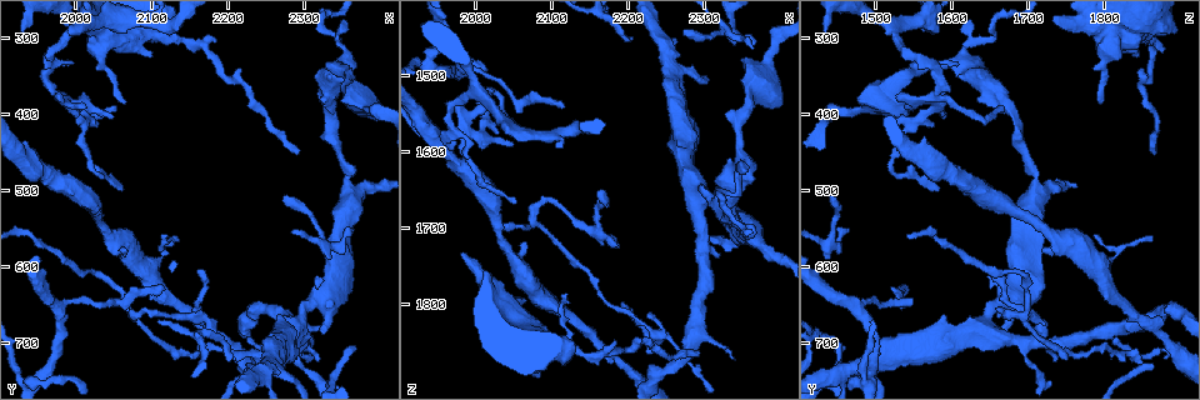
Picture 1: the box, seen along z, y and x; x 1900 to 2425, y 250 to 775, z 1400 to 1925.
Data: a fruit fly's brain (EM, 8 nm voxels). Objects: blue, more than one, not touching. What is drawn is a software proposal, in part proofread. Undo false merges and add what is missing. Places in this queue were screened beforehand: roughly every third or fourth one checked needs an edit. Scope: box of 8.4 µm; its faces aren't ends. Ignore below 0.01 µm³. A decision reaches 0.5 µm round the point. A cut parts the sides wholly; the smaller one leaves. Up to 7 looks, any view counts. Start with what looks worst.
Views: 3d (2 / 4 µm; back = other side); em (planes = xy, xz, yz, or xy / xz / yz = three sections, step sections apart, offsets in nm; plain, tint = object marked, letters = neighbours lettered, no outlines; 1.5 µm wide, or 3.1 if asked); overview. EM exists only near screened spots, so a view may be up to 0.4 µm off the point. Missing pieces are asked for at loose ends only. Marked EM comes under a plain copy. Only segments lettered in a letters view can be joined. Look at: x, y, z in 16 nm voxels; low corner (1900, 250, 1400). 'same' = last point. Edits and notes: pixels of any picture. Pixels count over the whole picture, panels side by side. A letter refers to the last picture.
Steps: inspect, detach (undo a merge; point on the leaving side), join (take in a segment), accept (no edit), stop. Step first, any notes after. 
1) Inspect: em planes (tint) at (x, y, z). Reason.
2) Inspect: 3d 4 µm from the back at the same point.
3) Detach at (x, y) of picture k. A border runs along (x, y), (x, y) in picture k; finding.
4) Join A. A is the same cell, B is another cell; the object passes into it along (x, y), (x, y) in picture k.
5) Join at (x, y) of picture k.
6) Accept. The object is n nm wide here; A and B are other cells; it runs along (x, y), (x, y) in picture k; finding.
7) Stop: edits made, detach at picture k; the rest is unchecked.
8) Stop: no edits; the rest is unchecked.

Inspect: 3d 4 µm at (2065, 390, 1795). Branch stops here.

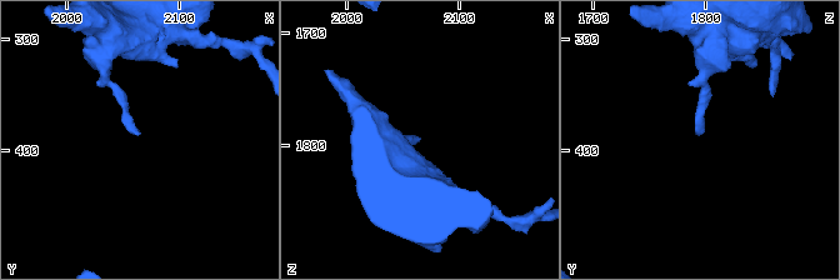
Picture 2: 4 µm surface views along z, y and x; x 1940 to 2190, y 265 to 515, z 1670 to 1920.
Inspect: em planes (letters) at (2064, 386, 1794).

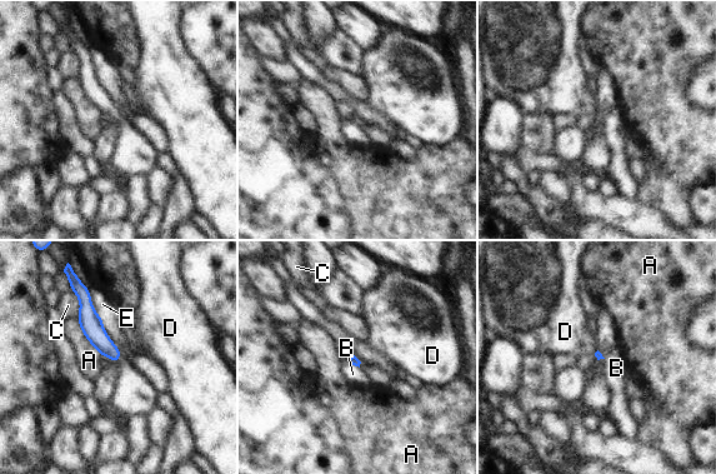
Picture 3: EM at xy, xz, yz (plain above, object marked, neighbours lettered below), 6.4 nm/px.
Accept. A, B, C, D and E are other cells; a border runs along (346, 360), (359, 368) in picture 3; no lettered segment goes on from it.

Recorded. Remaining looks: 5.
Inspect: em planes (letters) at (2365, 550, 1465). Free end.

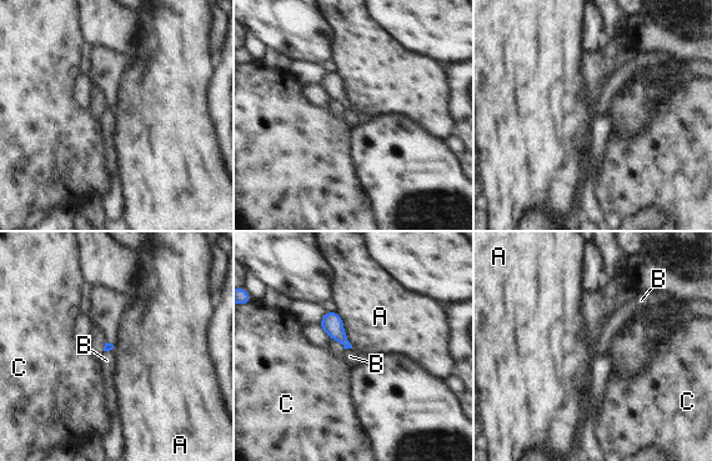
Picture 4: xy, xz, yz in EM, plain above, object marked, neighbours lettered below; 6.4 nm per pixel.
Accept. A, B and C are other cells; no lettered segment goes on from it.

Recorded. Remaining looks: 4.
Inspect: 3d 2 µm from the back at (2075, 665, 1690). Three-way junction.

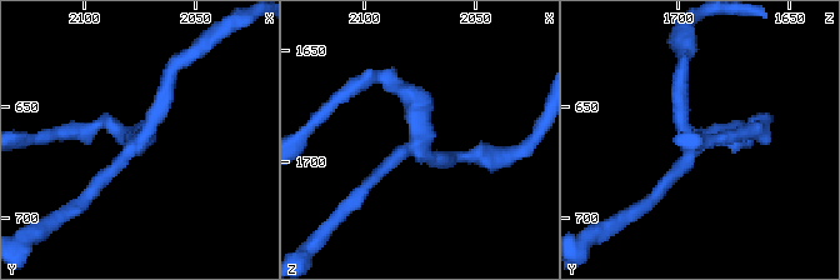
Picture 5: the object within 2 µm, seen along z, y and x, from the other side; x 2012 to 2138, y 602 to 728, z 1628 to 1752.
Inspect: em planes (letters) at (2075, 666, 1692). 3 arms meet here; now the EM.

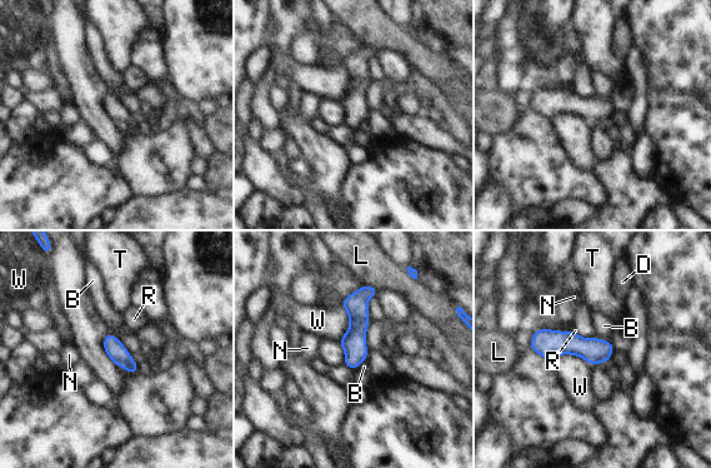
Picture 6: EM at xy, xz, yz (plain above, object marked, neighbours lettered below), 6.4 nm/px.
Accept. B, D, L, N, R, T and W are other cells; one neuron here.

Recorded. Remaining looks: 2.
Stop: no edits; the rest is unchecked.

